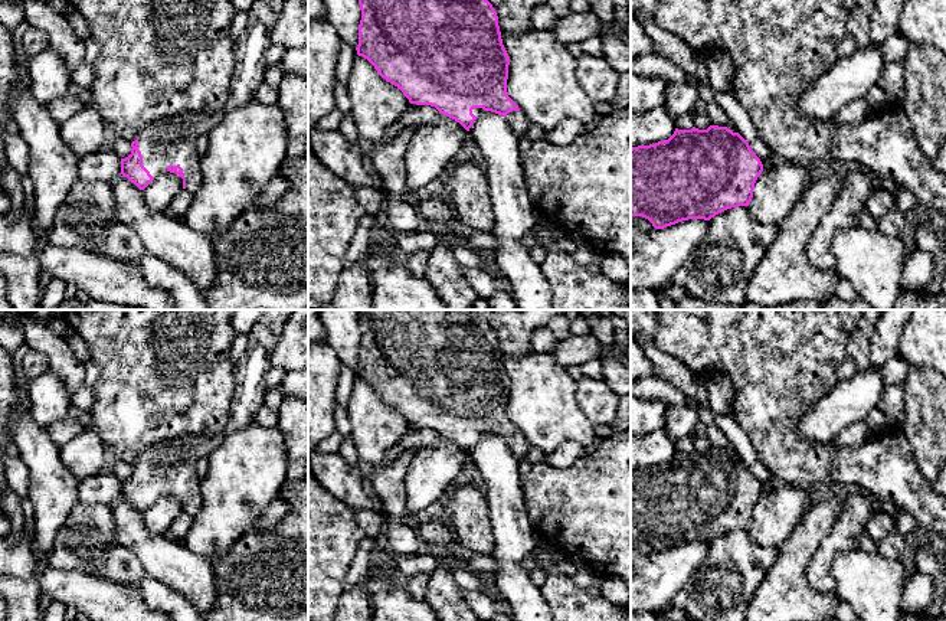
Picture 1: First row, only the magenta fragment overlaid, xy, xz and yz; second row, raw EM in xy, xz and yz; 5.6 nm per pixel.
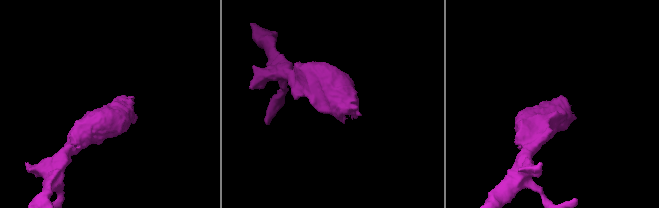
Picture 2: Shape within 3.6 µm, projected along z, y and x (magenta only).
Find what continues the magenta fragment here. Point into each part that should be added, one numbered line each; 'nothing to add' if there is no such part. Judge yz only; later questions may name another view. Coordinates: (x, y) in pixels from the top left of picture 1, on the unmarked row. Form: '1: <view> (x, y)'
nothing to add

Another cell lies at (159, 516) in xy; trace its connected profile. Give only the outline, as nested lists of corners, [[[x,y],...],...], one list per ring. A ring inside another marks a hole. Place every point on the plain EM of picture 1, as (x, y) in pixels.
[[[166,494],[156,501],[143,513],[147,530],[154,536],[168,535],[168,527],[176,517],[183,513],[183,501],[176,497]]]

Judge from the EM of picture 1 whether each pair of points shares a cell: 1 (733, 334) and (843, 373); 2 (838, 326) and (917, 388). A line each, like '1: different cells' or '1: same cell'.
1: different cells
2: different cells

